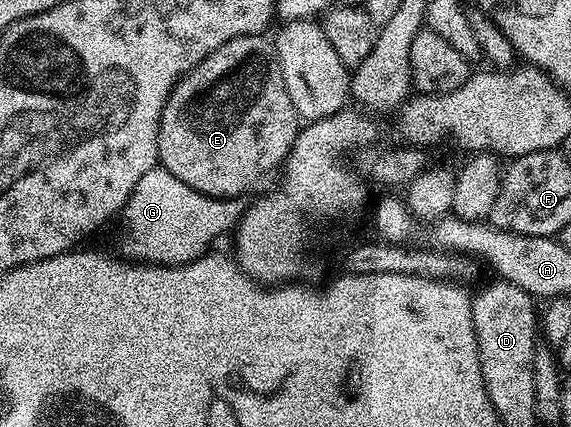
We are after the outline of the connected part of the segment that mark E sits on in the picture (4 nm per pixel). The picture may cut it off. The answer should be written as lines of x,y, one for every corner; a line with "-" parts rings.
263,34
237,36
209,52
167,97
159,121
158,165
205,196
235,200
250,186
257,185
274,166
282,167
300,129
301,119
293,108
293,100
289,100
289,92
285,92
272,39

